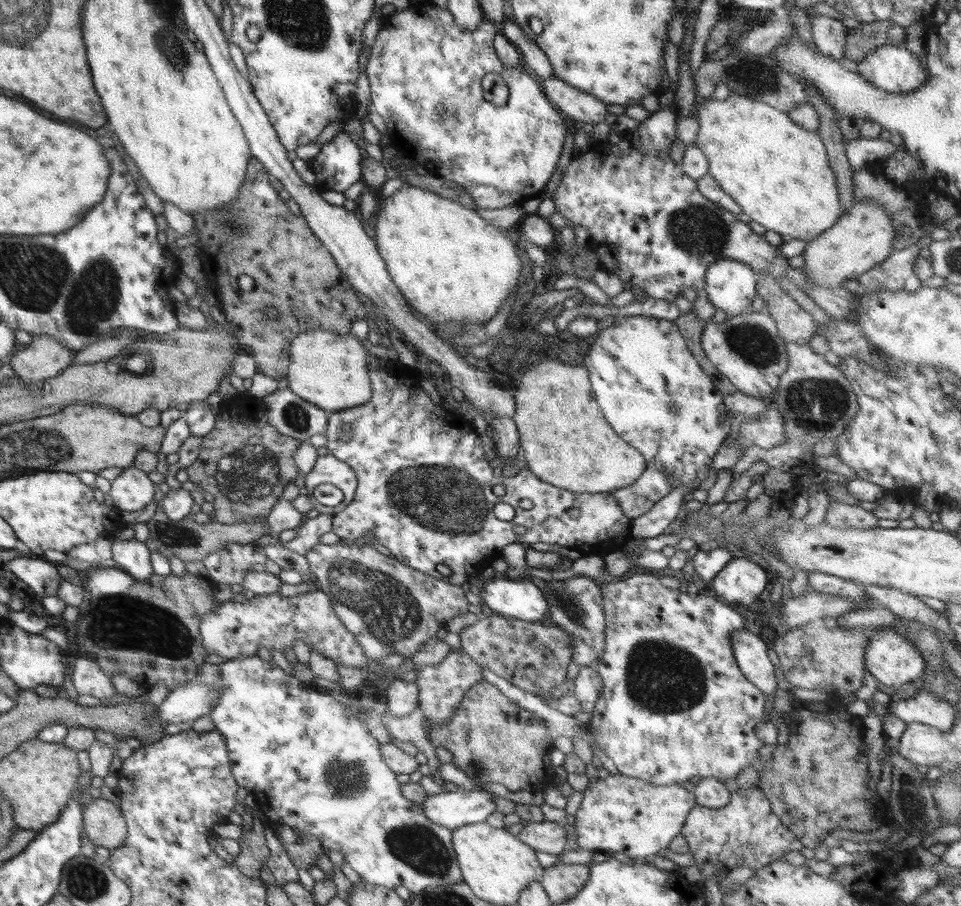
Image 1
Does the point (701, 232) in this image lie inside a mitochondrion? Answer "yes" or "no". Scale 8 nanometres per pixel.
yes

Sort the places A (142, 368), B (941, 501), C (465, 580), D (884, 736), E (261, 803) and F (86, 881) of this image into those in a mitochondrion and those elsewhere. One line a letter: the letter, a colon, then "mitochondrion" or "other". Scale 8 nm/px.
A: mitochondrion
B: other
C: other
D: other
E: other
F: mitochondrion

